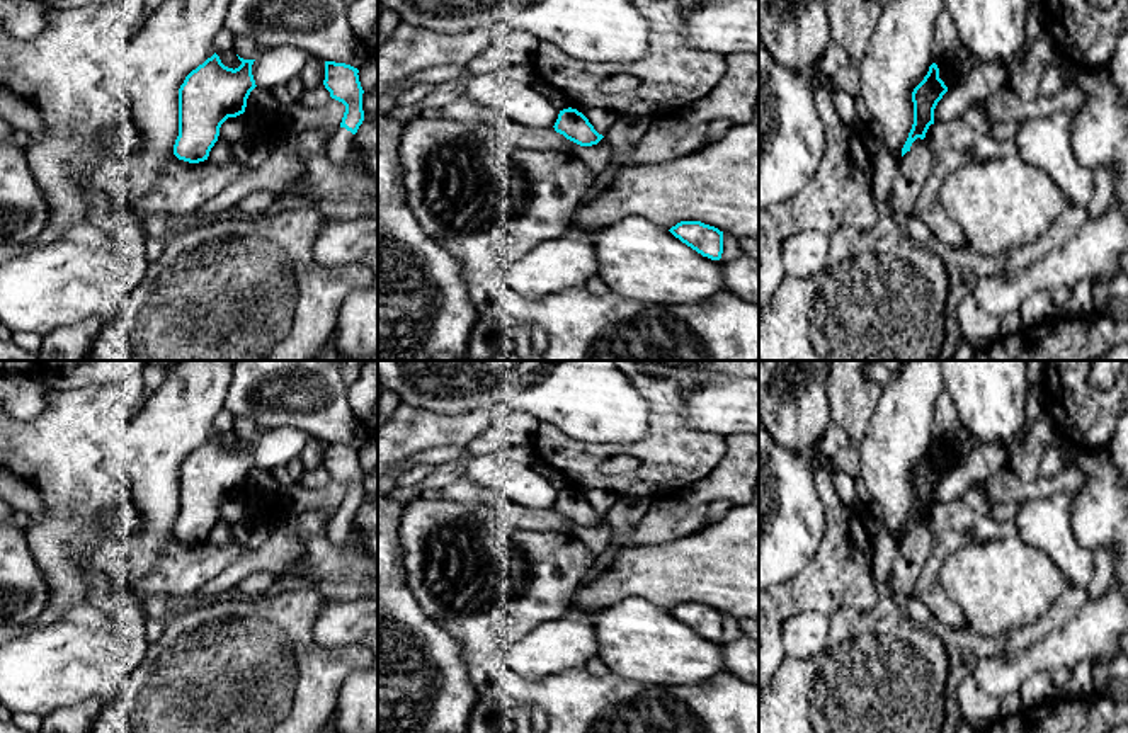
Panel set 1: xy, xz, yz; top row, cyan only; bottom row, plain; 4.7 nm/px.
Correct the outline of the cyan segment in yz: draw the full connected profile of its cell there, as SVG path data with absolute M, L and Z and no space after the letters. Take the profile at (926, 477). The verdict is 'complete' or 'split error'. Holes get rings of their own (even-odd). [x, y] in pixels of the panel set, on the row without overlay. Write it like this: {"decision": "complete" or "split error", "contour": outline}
{"decision": "complete", "contour": "M932 444L924 461L912 473L914 505L902 529L902 537L910 532L917 519L926 519L929 507L934 505L934 490L946 473L948 468L939 459L939 449Z"}

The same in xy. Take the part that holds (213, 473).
{"decision": "complete", "contour": "M214 434L192 451L179 469L179 517L174 536L189 544L208 541L218 522L219 509L228 498L245 493L247 480L257 468L252 446L243 440L238 449L228 449Z"}

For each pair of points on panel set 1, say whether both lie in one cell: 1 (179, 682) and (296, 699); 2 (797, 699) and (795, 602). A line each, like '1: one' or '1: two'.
1: one
2: two

